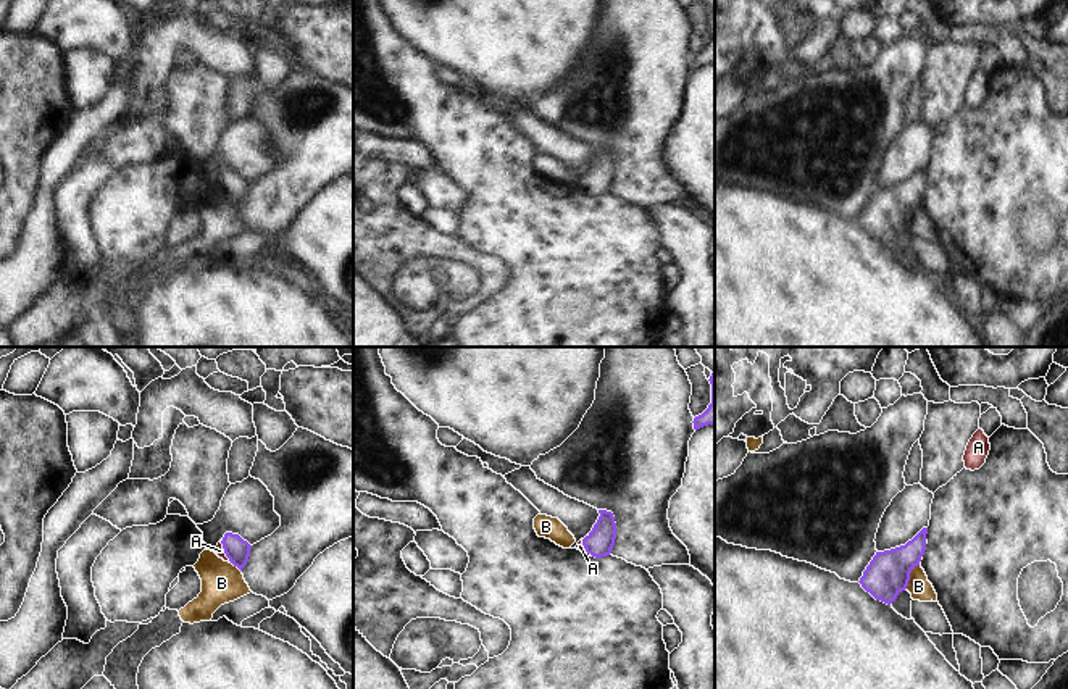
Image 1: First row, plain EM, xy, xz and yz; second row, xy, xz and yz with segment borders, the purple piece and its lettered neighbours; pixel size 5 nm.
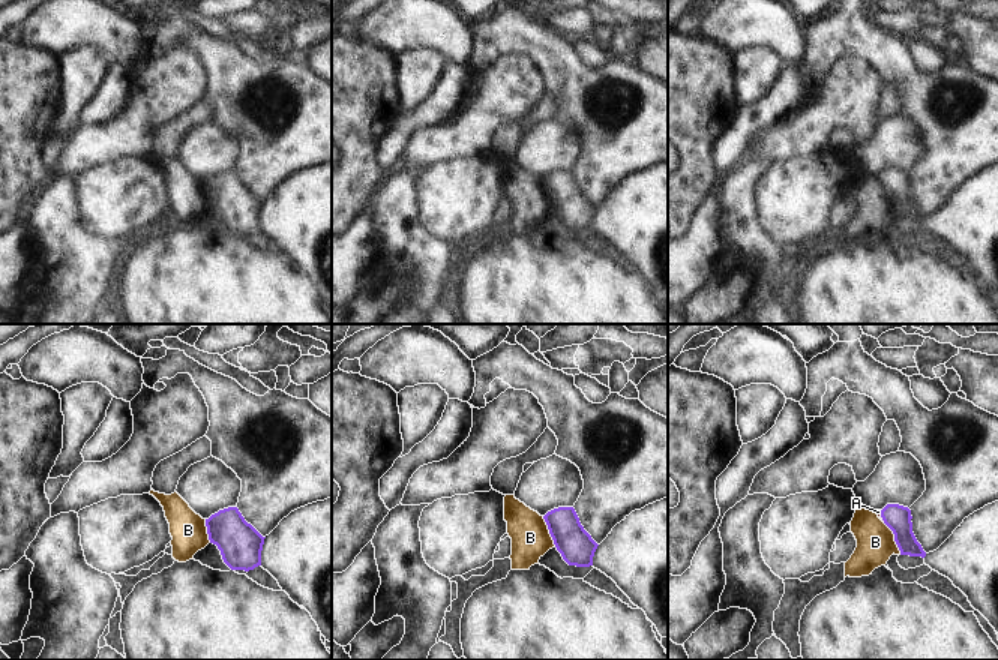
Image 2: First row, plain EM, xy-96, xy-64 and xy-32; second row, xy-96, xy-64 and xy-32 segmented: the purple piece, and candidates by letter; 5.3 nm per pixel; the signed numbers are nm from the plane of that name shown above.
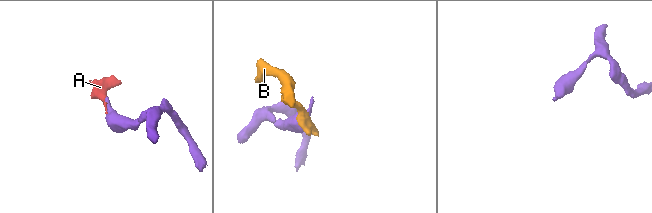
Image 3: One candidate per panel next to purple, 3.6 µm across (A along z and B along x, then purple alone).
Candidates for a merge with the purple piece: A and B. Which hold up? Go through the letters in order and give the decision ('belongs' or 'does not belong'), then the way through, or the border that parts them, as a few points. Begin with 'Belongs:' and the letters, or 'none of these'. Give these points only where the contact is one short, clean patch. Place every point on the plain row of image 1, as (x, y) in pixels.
Belongs: A
A: belongs; runs through xy (237, 189), (225, 191), (220, 189)
B: does not belong; border along yz (918, 202), (912, 208), (905, 226)

